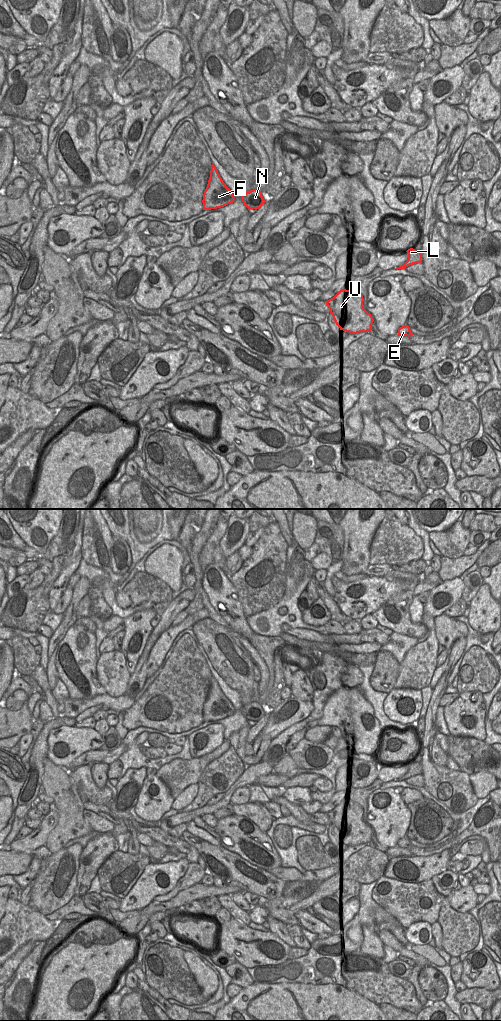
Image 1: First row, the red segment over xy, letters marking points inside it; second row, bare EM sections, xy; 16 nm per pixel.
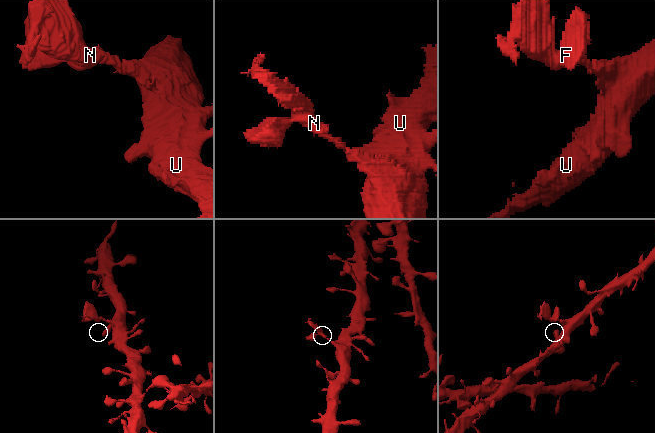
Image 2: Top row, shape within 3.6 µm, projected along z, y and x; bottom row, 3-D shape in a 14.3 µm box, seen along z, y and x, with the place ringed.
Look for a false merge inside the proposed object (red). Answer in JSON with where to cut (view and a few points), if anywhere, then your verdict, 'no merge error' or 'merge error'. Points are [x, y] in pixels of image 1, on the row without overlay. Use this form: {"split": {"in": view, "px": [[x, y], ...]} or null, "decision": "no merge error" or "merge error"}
{"split": null, "decision": "no merge error"}

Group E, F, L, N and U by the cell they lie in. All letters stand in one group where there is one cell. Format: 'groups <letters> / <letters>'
groups E F L N U

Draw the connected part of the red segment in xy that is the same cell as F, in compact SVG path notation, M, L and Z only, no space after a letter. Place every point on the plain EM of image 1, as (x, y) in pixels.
M212 676L207 699L203 706L203 722L224 719L233 715L235 709L220 689L216 679Z

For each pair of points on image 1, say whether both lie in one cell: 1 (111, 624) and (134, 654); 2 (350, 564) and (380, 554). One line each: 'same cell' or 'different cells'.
1: same cell
2: different cells

